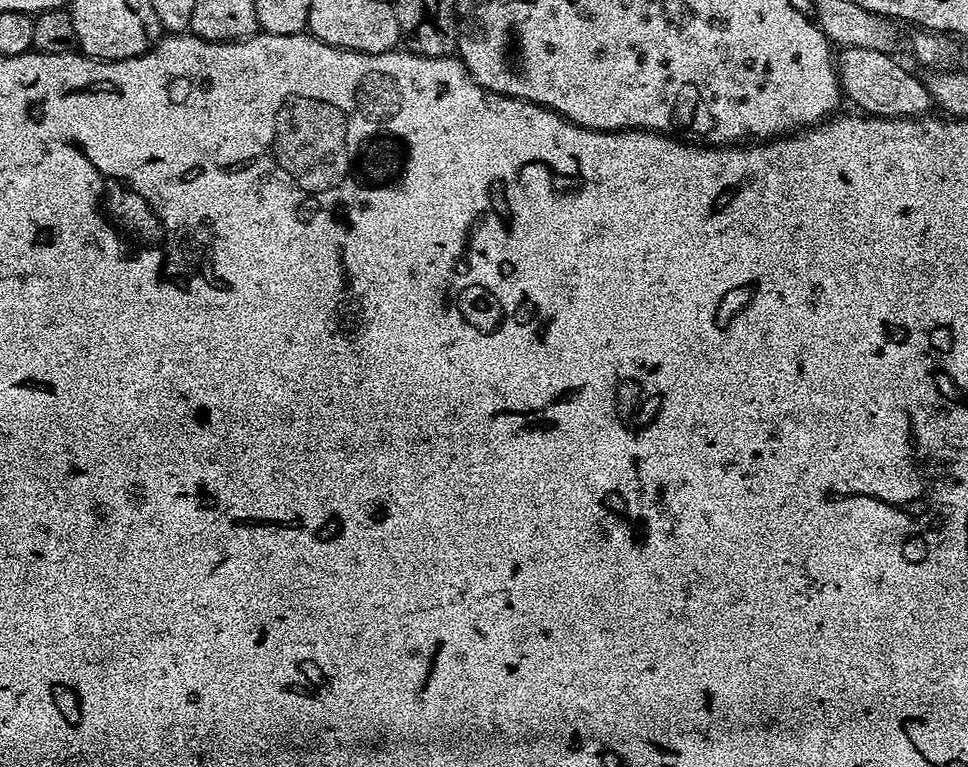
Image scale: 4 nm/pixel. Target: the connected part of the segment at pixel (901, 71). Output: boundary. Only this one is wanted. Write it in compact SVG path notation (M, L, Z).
M845 47L835 61L840 90L857 104L861 113L869 116L920 118L931 113L934 101L919 75L907 72L895 55L878 50Z

